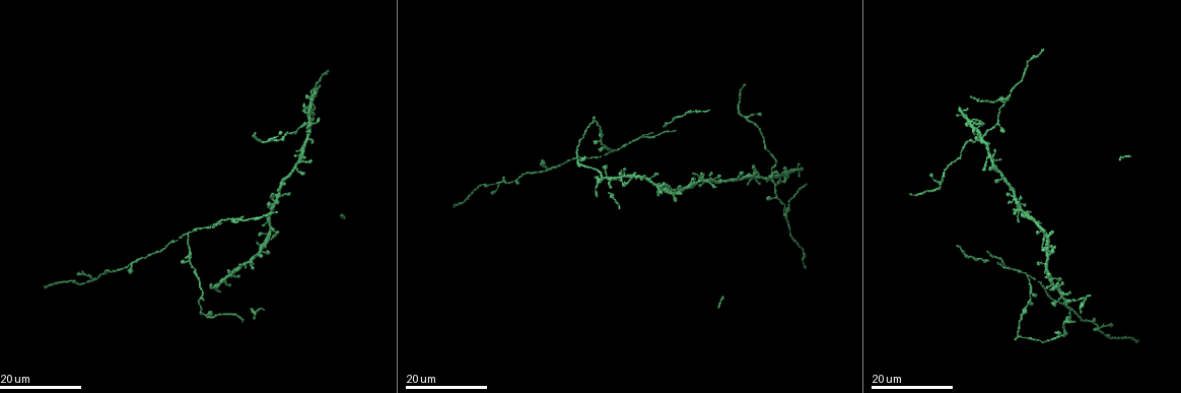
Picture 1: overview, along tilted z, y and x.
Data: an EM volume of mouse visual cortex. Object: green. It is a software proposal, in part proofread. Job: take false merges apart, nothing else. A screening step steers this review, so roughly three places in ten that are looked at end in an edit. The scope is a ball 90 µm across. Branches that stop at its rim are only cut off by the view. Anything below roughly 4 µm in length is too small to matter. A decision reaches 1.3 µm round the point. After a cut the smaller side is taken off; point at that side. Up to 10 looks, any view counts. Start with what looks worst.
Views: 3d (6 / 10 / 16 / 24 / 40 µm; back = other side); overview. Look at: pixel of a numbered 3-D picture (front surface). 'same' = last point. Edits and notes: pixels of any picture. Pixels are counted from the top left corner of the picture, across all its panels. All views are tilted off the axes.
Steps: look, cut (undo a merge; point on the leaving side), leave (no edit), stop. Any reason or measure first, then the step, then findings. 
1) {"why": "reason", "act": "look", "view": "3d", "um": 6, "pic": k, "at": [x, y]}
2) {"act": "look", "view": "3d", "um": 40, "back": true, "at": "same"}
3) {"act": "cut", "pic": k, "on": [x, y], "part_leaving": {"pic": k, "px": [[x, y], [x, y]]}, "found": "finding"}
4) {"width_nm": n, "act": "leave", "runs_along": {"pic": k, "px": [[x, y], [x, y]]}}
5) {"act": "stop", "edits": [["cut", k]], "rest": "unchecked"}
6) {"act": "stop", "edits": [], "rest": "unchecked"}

{"why": "three-way junction", "act": "look", "view": "3d", "um": 24, "pic": 1, "at": [1027, 276]}

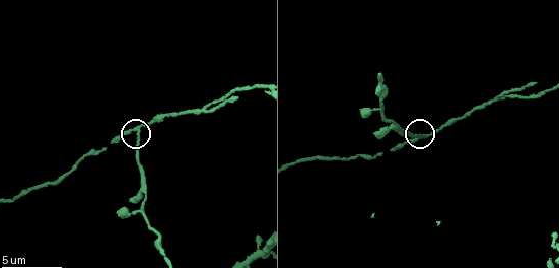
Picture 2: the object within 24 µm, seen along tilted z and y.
{"act": "look", "view": "3d", "um": 10, "pic": 2, "at": [424, 137]}

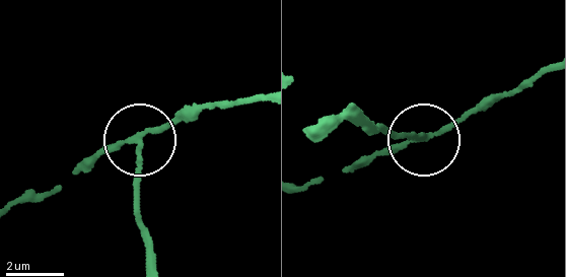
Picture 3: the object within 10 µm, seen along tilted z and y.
{"width_nm": 160, "act": "cut", "pic": 3, "on": [139, 185], "found": "two neurons meet here"}

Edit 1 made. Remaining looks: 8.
{"why": "redraw", "act": "look", "view": "overview"}

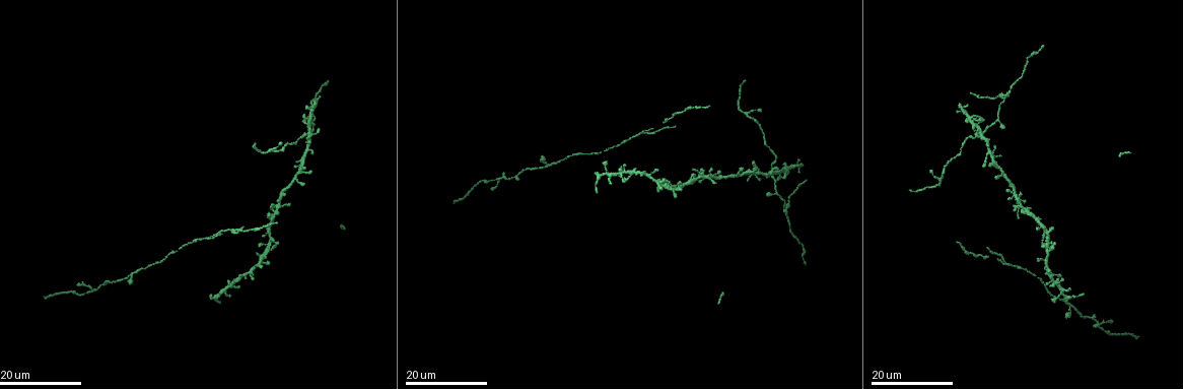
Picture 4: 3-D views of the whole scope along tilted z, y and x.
{"why": "two arms in line, one across", "act": "look", "view": "3d", "um": 24, "pic": 4, "at": [984, 131]}

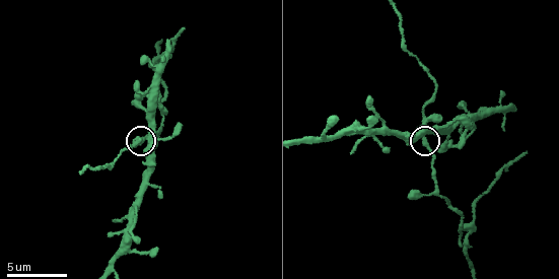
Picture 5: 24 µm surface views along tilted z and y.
{"why": "closer look", "act": "look", "view": "3d", "um": 6, "pic": 5, "at": [423, 138]}

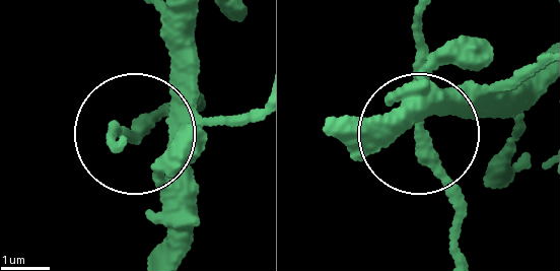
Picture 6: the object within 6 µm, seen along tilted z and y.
{"arms": 3, "act": "leave", "found": "continuous, no second neuron"}

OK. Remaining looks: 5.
{"why": "four-way junction", "act": "look", "view": "3d", "um": 6, "pic": 5, "at": [468, 237]}

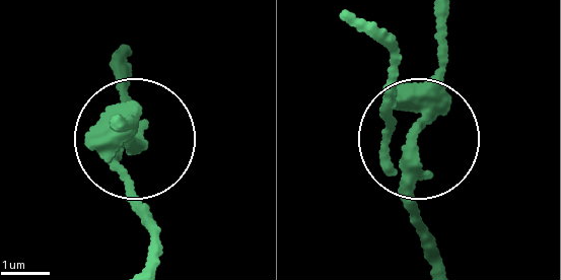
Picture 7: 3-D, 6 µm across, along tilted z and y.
{"arms": 4, "act": "cut", "pic": 7, "on": [420, 100], "found": "two neurons meet here"}

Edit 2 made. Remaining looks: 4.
{"why": "three arms meet", "act": "look", "view": "3d", "um": 16, "pic": 4, "at": [92, 291]}

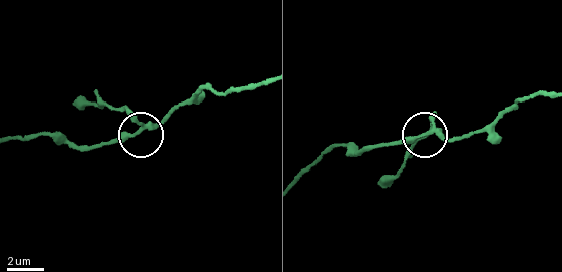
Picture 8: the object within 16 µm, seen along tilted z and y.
{"act": "look", "view": "3d", "um": 10, "pic": 8, "at": [433, 133]}

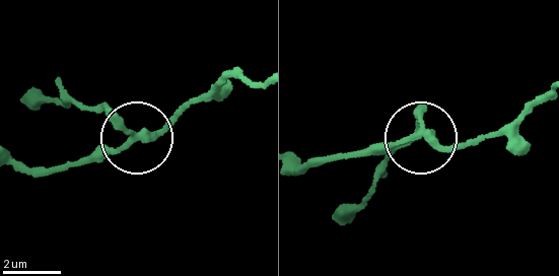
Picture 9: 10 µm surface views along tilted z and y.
{"side_arm_um": 7, "act": "leave", "runs_along": {"pic": 9, "px": [[259, 84], [227, 78], [136, 136], [78, 100]]}, "found": "one neuron here"}

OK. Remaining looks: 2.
{"why": "three arms meet", "act": "look", "view": "3d", "um": 16, "pic": 4, "at": [1047, 233]}

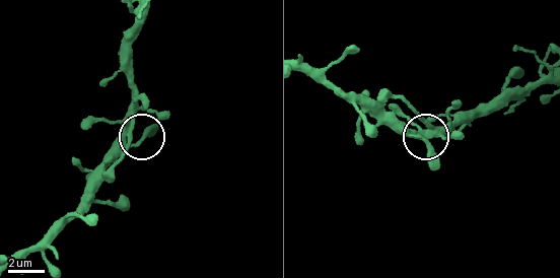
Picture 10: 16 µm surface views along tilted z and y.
{"act": "look", "view": "3d", "um": 10, "pic": 10, "at": [136, 140]}

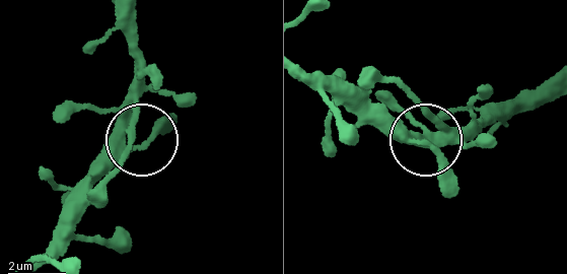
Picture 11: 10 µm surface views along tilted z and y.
{"width_nm": 290, "act": "leave", "found": "continuous, no second neuron"}

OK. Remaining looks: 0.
{"act": "stop", "edits": [["cut", 3], ["cut", 7]], "rest": "unchecked"}

